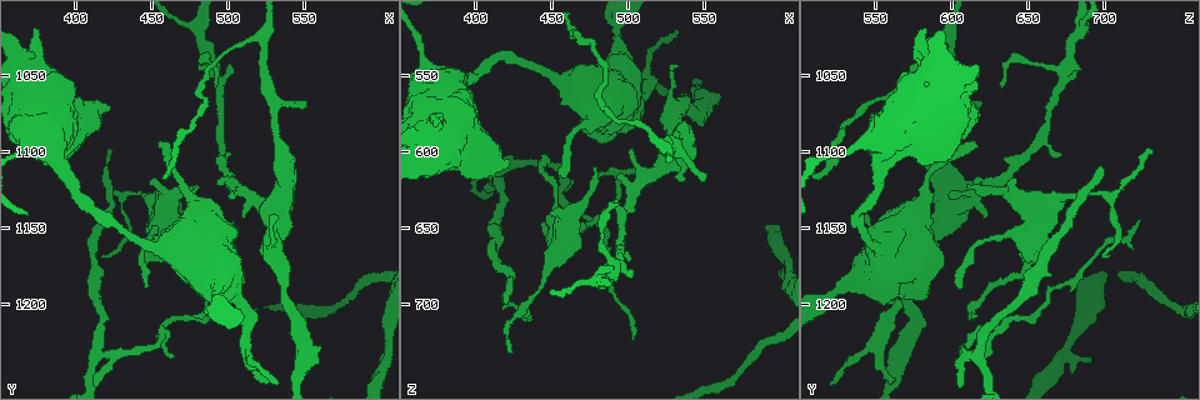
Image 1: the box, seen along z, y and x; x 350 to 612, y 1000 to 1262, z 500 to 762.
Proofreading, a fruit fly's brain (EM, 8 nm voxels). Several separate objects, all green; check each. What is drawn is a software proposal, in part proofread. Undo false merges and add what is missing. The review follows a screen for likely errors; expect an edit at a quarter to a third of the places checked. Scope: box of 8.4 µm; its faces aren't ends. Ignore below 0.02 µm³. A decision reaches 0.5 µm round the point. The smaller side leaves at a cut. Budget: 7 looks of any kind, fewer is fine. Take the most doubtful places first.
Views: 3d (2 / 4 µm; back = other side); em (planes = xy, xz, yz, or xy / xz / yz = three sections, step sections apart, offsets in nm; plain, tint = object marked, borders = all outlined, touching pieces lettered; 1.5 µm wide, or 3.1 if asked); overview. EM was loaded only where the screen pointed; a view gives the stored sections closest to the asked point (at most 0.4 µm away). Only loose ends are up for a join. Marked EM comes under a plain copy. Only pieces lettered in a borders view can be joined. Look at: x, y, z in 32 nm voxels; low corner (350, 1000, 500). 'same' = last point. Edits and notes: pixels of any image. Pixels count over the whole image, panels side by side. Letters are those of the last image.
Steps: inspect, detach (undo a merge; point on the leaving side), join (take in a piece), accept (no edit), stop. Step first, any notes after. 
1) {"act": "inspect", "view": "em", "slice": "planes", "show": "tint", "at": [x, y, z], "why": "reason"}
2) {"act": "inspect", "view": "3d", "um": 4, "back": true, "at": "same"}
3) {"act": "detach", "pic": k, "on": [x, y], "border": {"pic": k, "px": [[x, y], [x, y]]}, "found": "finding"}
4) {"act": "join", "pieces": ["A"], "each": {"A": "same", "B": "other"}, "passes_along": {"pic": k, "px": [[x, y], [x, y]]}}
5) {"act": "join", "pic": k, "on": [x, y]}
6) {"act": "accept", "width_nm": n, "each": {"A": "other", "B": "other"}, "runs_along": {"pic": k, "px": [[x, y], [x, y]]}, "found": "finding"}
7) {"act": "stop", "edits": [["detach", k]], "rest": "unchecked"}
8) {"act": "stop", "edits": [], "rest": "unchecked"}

{"act": "inspect", "view": "em", "slice": "planes", "show": "borders", "at": [372, 1018, 584]}

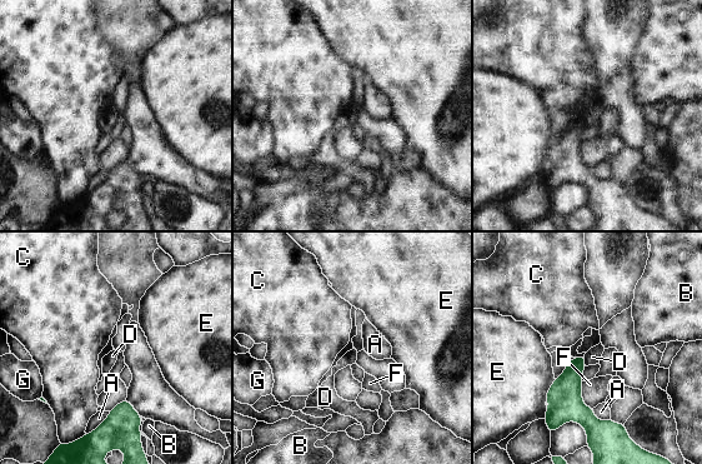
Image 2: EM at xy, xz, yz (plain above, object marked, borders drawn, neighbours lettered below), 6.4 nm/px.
{"act": "accept", "each": {"A": "other", "B": "other", "C": "other", "D": "other", "E": "other", "F": "other", "G": "other"}, "found": "none of them fits"}

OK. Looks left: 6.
{"act": "inspect", "view": "3d", "um": 4, "at": [552, 1070, 620], "why": "thin end"}

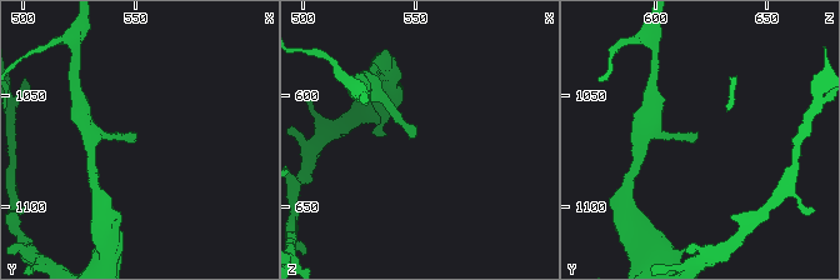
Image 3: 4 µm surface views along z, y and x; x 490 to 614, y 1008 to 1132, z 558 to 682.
{"act": "inspect", "view": "em", "slice": "xy", "step": 4, "show": "borders", "at": [551, 1070, 618], "why": "now the EM"}

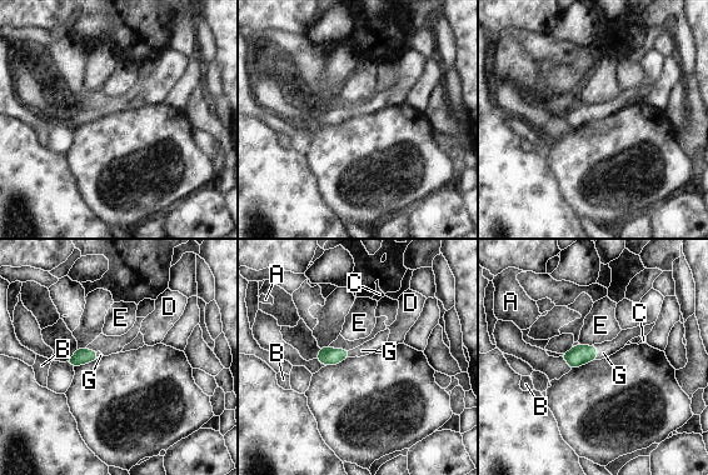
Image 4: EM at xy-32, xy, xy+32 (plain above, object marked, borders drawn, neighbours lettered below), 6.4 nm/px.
{"act": "join", "pieces": ["G"], "each": {"A": "other", "B": "other", "C": "other", "D": "other", "E": "other", "G": "same"}, "passes_along": {"pic": 4, "px": [[578, 355], [597, 351], [606, 349]]}, "found": "the neuron continues"}

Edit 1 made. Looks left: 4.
{"act": "stop", "edits": [["join", 4]], "rest": "unchecked"}

